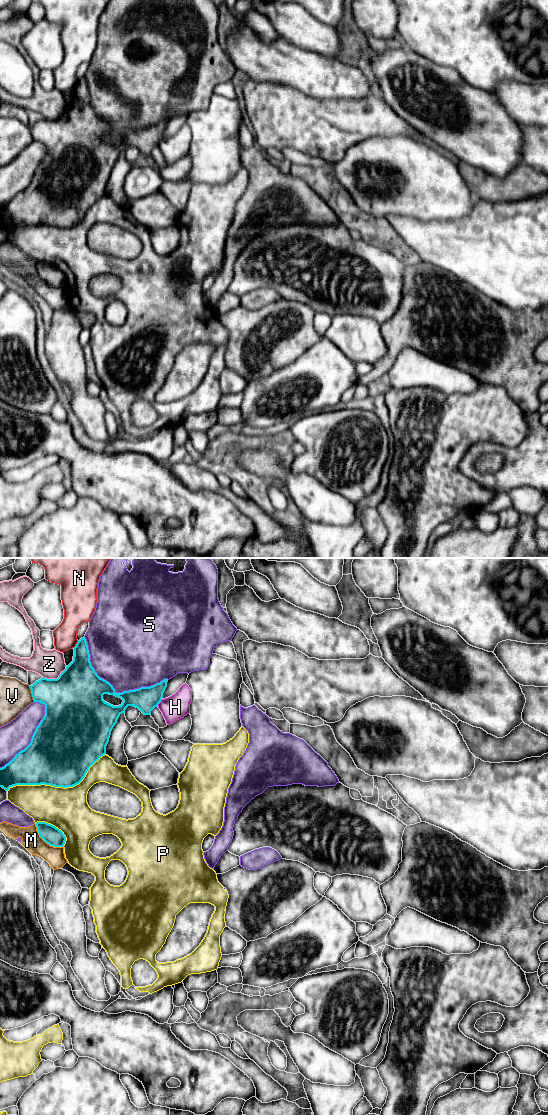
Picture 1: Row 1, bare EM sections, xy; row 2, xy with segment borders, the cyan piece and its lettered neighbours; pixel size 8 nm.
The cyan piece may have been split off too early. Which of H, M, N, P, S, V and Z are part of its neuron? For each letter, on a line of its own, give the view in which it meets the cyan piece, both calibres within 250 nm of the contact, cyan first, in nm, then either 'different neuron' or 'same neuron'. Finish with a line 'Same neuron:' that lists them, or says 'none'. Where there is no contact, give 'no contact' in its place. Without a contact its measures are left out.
H: meets cyan in xy; 190 nm thick on the cyan side, 200 nm on the other; different neuron
M: meets cyan in xy; 150 nm thick on the cyan side, 160 nm on the other; different neuron
N: meets cyan in xy; 260 nm thick on the cyan side, 190 nm on the other; different neuron
P: meets cyan in xy; 500 nm thick on the cyan side, 340 nm on the other; different neuron
S: meets cyan in xy; 320 nm thick on the cyan side, 460 nm on the other; same neuron
V: meets cyan in xy; 300 nm thick on the cyan side, 240 nm on the other; different neuron
Z: meets cyan in xy; 460 nm thick on the cyan side, 220 nm on the other; different neuron
Same neuron: S

